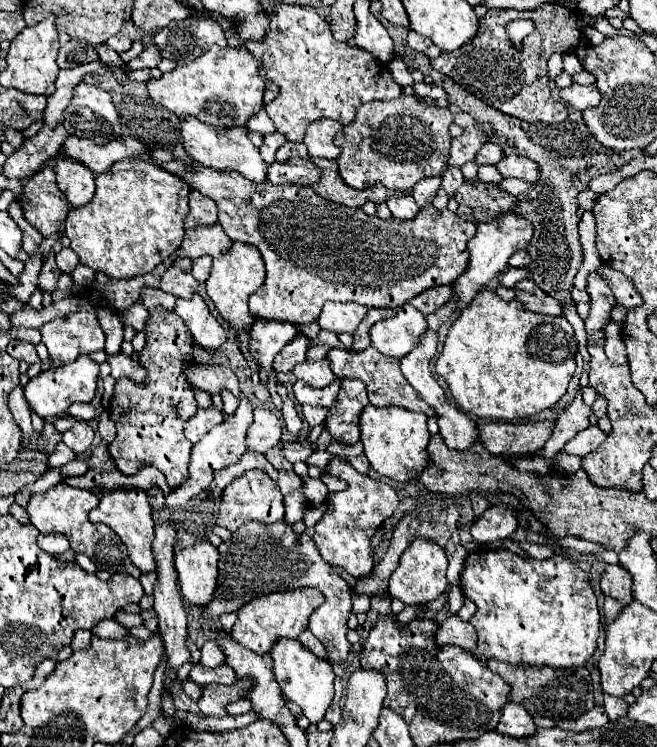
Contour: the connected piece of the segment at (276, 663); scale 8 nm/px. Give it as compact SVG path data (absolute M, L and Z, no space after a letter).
M279 639L279 643L275 643L275 647L271 647L271 659L273 659L273 673L275 679L279 683L279 687L283 689L283 693L295 701L301 709L303 715L311 721L311 723L319 723L329 707L329 703L333 701L333 667L329 661L319 659L315 653L307 651L307 647L303 647L297 639Z

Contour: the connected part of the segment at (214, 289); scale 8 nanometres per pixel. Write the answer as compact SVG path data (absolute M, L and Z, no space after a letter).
M233 243L233 247L225 253L213 259L213 269L207 279L207 295L213 299L217 311L221 317L229 323L229 327L235 331L235 337L239 331L245 331L253 325L253 317L247 319L247 299L251 293L255 293L265 283L265 263L259 251L253 245L245 243Z

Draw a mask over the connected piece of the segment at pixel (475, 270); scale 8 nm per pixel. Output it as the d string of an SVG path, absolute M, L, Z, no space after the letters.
M499 215L499 219L495 219L493 223L477 225L477 235L467 243L469 265L463 271L463 275L459 279L455 279L455 283L451 285L453 293L455 293L455 299L457 299L457 307L455 309L463 311L467 305L471 305L471 301L485 289L485 285L493 277L497 277L503 271L507 271L509 257L515 251L525 249L529 239L531 239L531 235L533 235L533 229L521 215Z

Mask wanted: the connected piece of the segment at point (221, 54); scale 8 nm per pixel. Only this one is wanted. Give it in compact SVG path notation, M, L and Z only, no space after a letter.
M211 47L189 65L163 73L161 79L149 79L147 91L153 101L179 117L195 115L203 123L229 127L245 127L247 119L263 109L265 81L259 77L259 65L245 47Z

